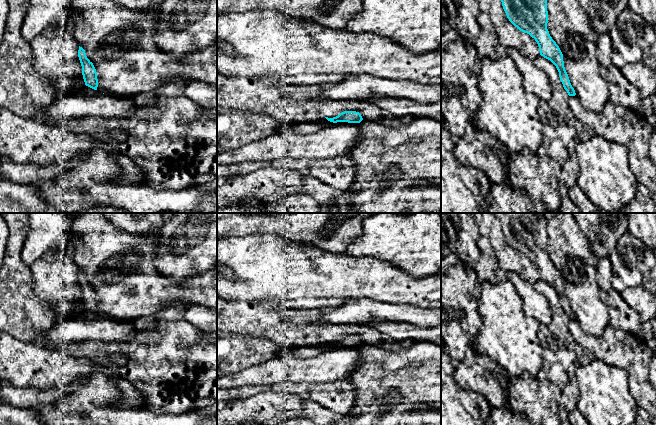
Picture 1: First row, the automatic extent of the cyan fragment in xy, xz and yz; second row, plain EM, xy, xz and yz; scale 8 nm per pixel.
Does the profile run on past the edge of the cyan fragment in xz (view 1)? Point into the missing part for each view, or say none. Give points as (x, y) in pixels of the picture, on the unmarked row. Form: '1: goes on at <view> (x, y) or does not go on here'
1: does not go on here

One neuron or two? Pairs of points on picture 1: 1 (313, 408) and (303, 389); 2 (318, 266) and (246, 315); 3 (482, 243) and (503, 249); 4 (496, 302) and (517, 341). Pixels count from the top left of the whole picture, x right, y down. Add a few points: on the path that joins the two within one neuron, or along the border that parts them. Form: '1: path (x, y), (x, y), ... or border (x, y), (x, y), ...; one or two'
1: border (304, 399), (318, 402), (330, 410); two
2: border (229, 299), (252, 301); two
3: border (480, 235), (488, 239), (501, 267); two
4: path (501, 312), (507, 331); one

